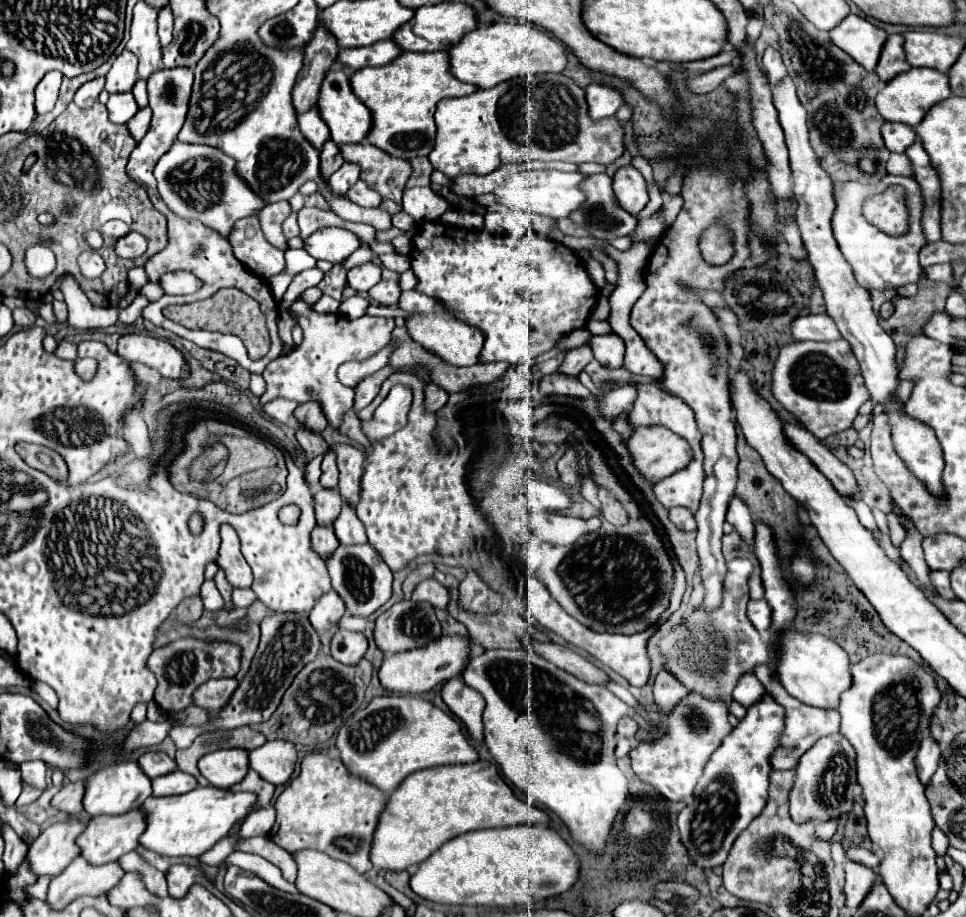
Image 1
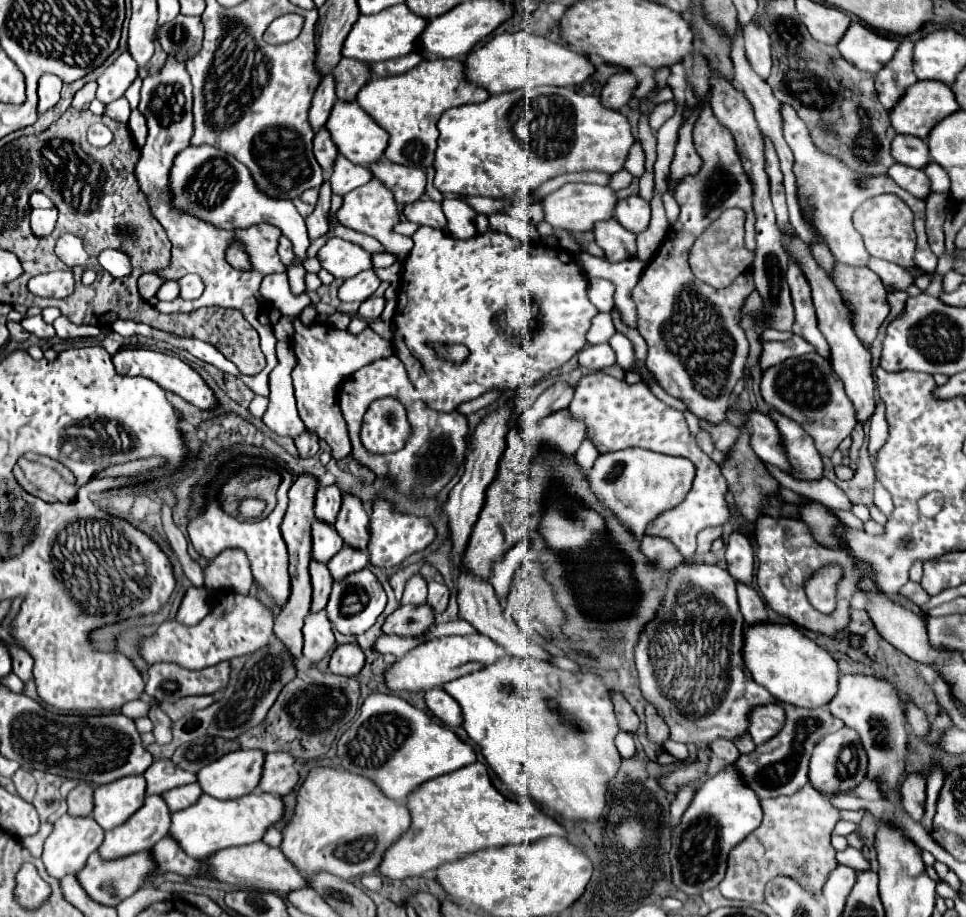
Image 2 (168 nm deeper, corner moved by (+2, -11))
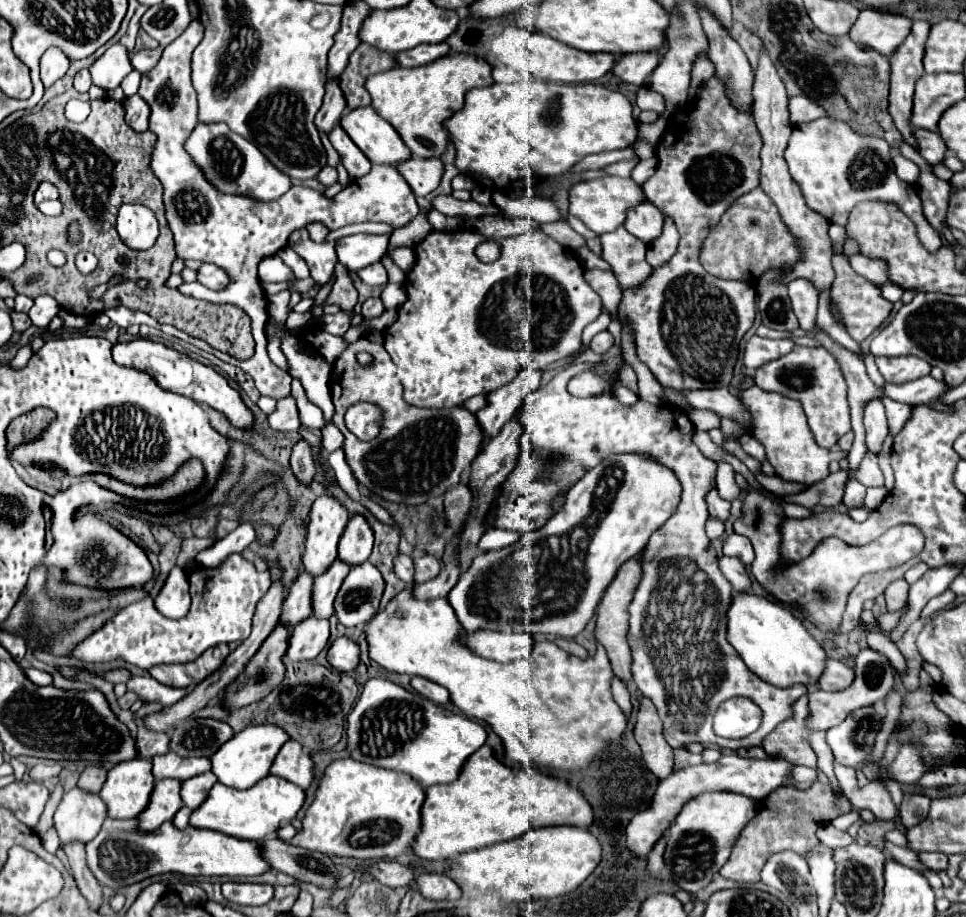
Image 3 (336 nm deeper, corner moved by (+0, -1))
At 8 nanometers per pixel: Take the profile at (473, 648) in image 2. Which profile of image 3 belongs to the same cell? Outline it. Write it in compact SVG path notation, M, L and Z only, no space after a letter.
M477 631L475 635L467 633L465 637L465 643L479 655L487 657L487 659L493 659L493 661L503 661L503 663L509 663L509 661L515 661L515 659L523 659L523 657L529 657L531 651L533 651L533 637L527 635L527 633L499 633L499 631Z

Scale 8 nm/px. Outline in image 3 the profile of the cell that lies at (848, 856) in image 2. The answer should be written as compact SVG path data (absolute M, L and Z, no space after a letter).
M823 823L819 829L817 829L817 839L821 843L825 843L827 847L835 849L835 847L845 847L847 843L853 843L853 837L847 833L847 831L839 831L835 829L831 823Z

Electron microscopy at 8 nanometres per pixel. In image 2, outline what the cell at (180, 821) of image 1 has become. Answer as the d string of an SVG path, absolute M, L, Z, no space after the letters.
M249 793L233 801L219 801L215 797L201 795L195 805L171 813L169 837L175 839L189 857L205 861L221 849L249 845L253 841L259 841L265 829L271 827L275 821L279 821L281 815L283 815L283 803L275 795Z

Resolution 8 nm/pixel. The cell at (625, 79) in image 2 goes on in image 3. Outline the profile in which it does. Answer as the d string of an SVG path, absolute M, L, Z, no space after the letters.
M657 51L623 53L619 63L613 67L613 73L619 75L619 79L623 79L623 81L641 87L645 83L645 77L651 75L651 71L657 65L659 65L659 53Z

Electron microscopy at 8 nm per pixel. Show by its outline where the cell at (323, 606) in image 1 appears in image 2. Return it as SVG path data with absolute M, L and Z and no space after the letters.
M327 611L309 613L309 617L305 617L303 637L303 657L307 657L309 661L319 661L335 645L333 625L327 617Z

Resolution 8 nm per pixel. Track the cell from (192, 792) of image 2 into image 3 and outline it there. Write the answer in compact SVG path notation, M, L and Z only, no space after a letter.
M211 771L183 781L183 791L181 791L183 803L191 809L197 809L207 799L207 795L215 783L217 783L217 779Z

